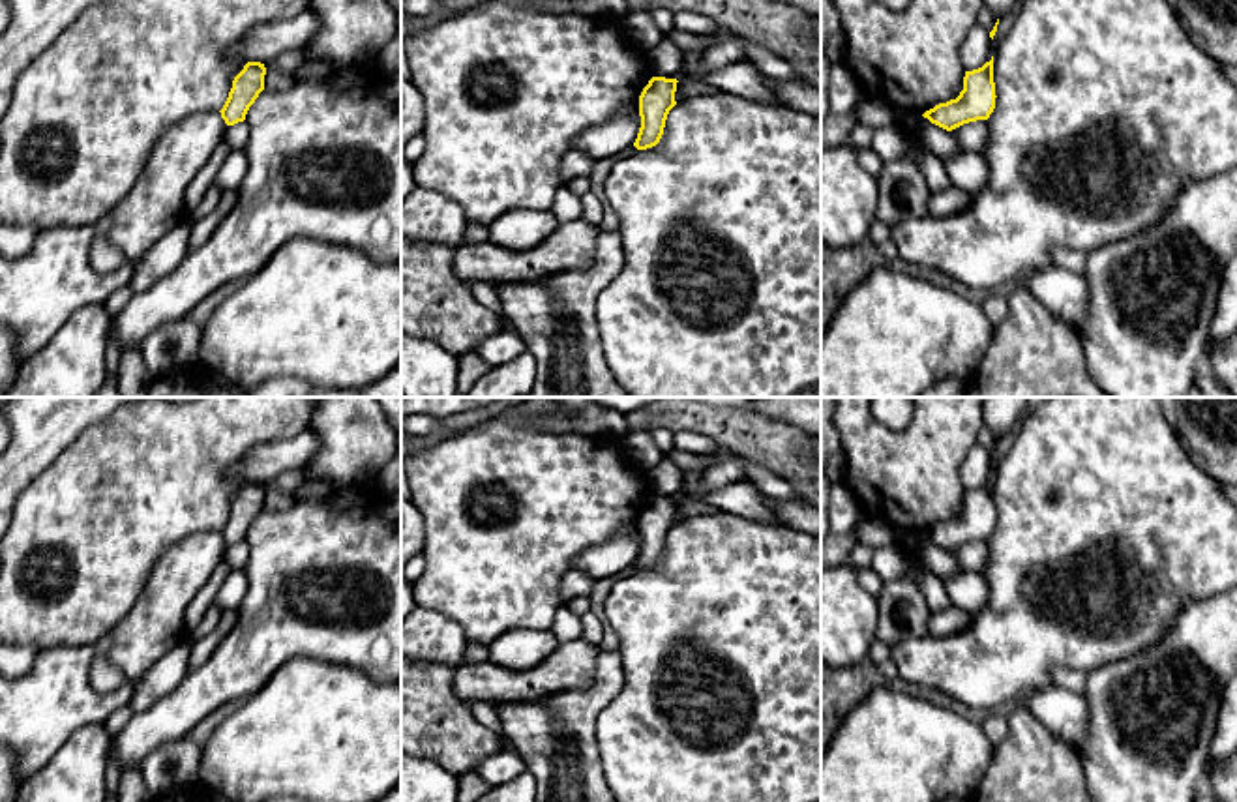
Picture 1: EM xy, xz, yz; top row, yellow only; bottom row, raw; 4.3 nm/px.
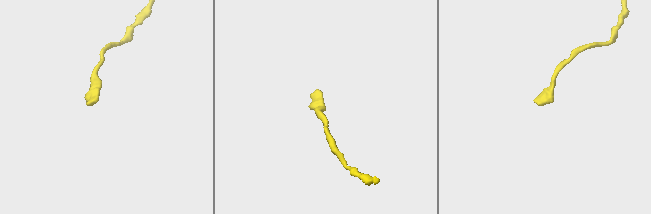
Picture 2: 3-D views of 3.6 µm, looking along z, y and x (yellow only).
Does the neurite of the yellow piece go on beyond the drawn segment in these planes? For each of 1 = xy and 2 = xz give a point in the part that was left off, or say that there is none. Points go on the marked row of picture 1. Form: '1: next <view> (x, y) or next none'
1: next none
2: next none

